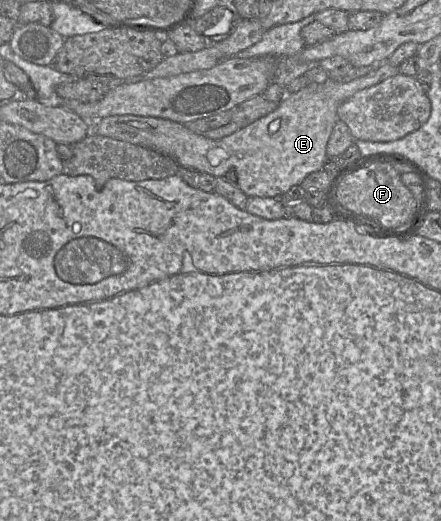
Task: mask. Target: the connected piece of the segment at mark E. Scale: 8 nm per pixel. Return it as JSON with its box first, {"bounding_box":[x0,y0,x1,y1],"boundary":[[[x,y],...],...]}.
{"bounding_box":[90,61,399,199],"boundary":[[[385,61],[375,71],[349,82],[328,79],[321,84],[309,84],[296,93],[286,94],[278,107],[268,115],[218,140],[194,133],[186,125],[179,122],[138,115],[114,115],[90,122],[92,124],[91,132],[157,151],[173,158],[179,166],[192,168],[200,173],[208,173],[214,177],[230,177],[248,199],[279,198],[290,188],[300,185],[310,174],[323,170],[323,164],[327,159],[327,143],[334,125],[338,121],[337,110],[340,104],[357,92],[399,73],[399,67],[392,66],[388,61]]]}

